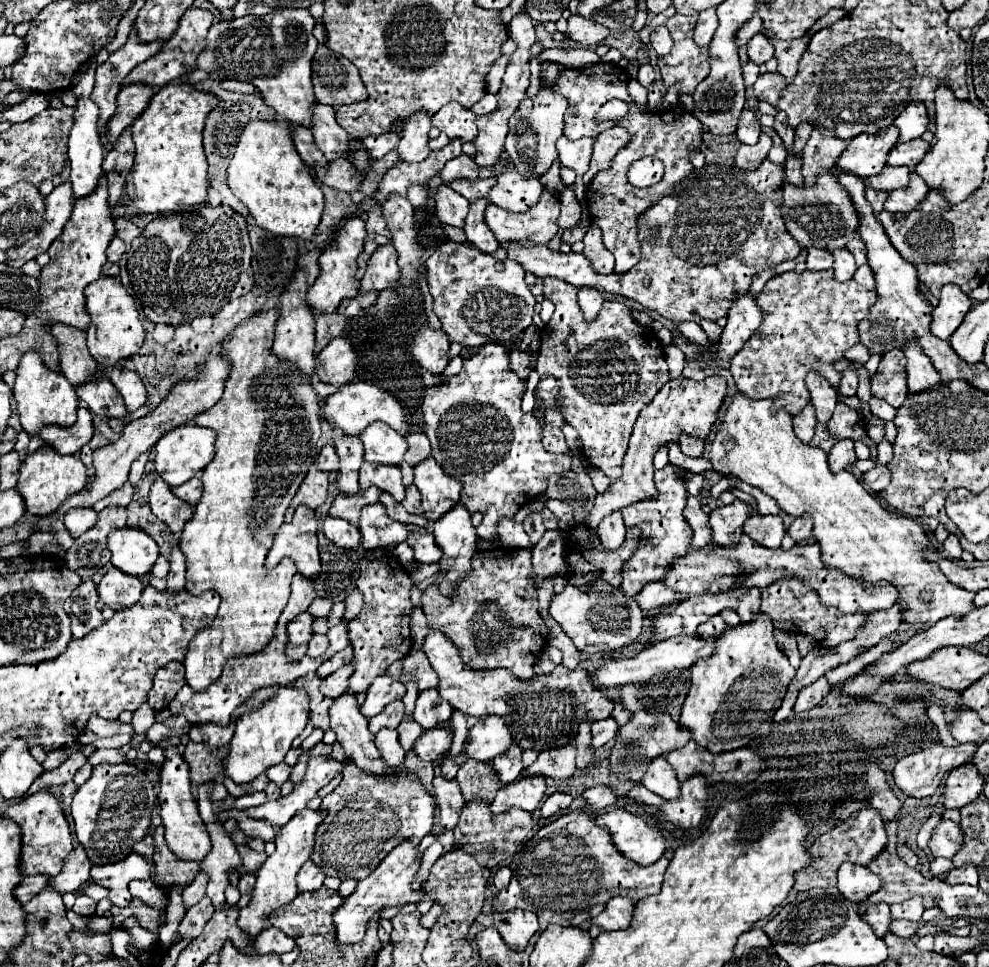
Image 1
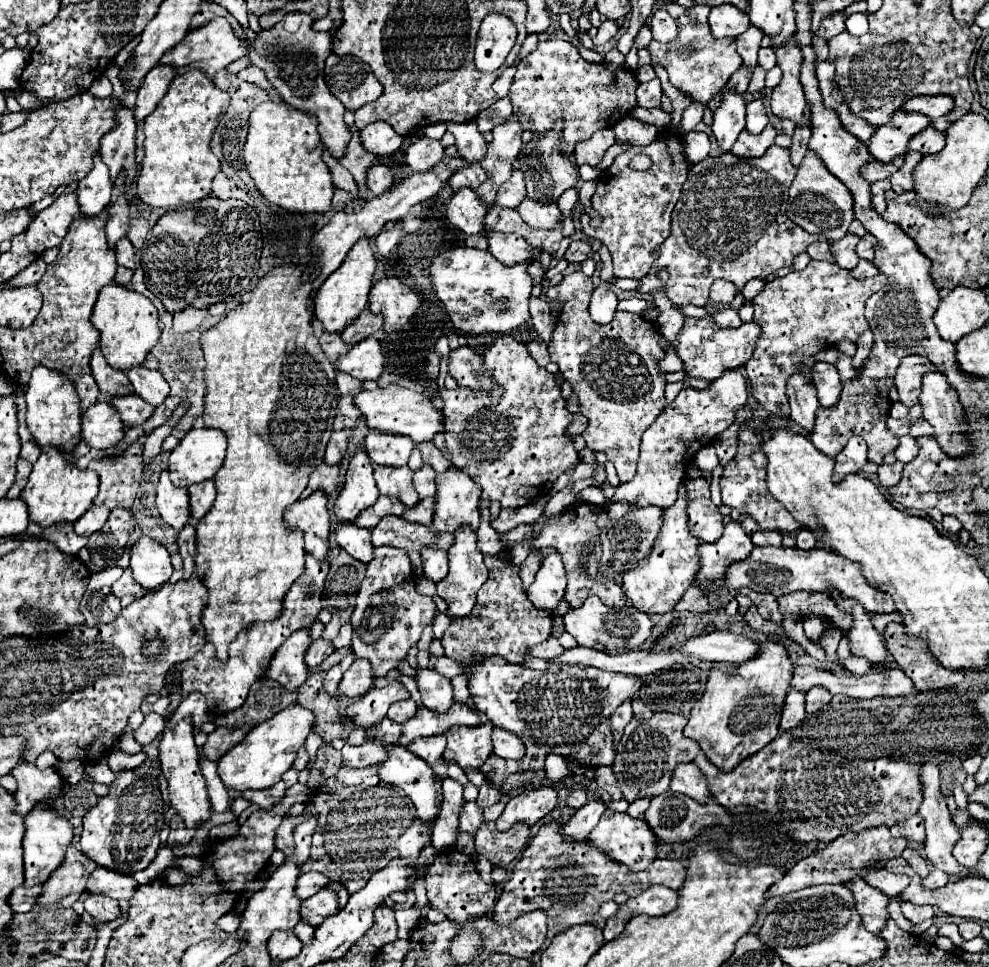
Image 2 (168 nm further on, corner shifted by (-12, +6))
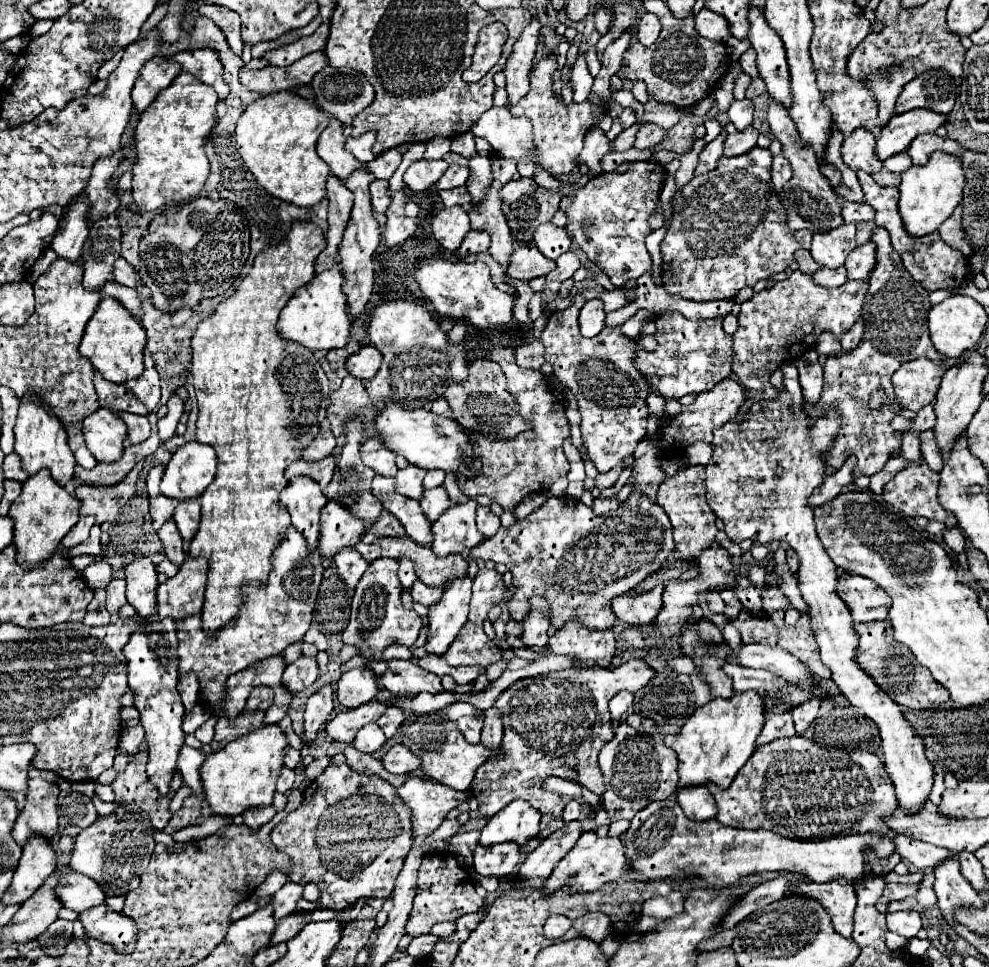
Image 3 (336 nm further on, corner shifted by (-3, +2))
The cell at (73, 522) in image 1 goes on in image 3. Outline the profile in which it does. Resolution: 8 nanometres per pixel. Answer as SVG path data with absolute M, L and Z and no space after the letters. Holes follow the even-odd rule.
M89 515L79 517L77 525L71 527L71 531L63 537L61 545L63 545L65 549L71 549L71 547L75 547L75 545L87 541L87 537L89 537L89 529L91 529L93 525L95 525L95 519L93 519L93 517L89 517Z

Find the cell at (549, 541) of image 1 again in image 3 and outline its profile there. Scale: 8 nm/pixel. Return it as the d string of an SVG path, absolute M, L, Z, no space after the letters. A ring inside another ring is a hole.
M533 597L531 599L531 613L523 619L525 631L521 635L521 641L525 647L535 649L537 653L543 653L549 641L547 629L549 629L549 617L547 617L547 599Z

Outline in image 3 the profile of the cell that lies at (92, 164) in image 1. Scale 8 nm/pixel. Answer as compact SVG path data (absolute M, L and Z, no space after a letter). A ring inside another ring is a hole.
M77 197L75 203L71 203L61 221L59 229L51 241L51 249L57 253L57 257L67 259L75 263L81 257L83 243L89 235L89 203L85 197Z

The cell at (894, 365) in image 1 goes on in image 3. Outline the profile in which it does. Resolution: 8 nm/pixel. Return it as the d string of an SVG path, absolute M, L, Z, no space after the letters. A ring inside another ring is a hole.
M919 357L915 361L903 363L893 375L893 387L899 403L911 411L919 411L925 405L933 403L943 373L953 365L957 365L959 361L963 359L959 357L959 359L945 359L945 363L943 361L935 363L931 359Z

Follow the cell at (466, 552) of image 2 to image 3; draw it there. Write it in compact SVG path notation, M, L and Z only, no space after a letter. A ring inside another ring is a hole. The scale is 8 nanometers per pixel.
M469 577L451 581L441 601L429 607L429 615L427 615L429 633L423 647L429 655L443 655L449 649L449 645L455 641L461 627L465 625L469 613L471 585L473 579Z

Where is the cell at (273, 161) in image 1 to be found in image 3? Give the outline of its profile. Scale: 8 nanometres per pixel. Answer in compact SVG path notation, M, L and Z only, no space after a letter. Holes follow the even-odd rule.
M291 91L269 93L253 101L239 117L235 127L237 151L267 193L299 207L313 207L325 197L325 181L331 173L329 165L315 151L317 139L327 123L329 115L315 101L297 97Z

